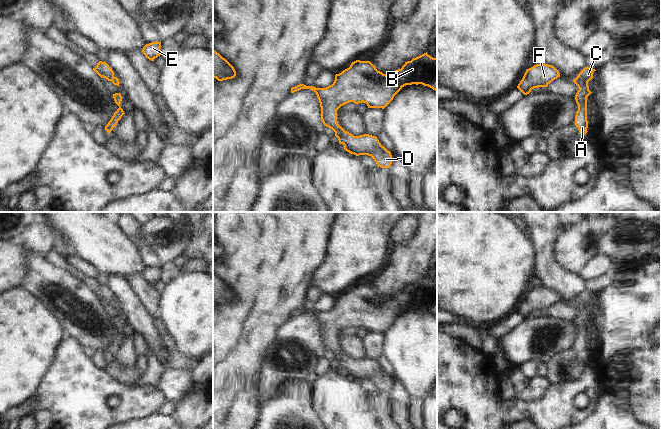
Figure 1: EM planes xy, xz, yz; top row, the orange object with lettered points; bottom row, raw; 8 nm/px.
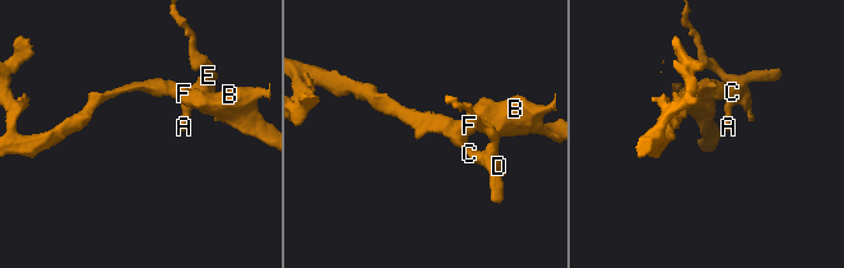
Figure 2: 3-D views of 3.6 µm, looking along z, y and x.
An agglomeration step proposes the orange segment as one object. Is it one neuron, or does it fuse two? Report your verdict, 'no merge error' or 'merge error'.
no merge error

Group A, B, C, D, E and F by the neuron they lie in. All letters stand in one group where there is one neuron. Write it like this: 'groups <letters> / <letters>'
groups A B C D E F

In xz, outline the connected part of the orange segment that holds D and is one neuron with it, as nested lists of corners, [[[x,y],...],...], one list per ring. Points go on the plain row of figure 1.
[[[426,276],[388,299],[378,295],[370,285],[356,284],[335,299],[332,309],[316,312],[299,308],[291,312],[291,317],[301,313],[314,315],[320,327],[323,348],[335,356],[344,374],[356,380],[371,380],[378,391],[389,392],[393,385],[391,376],[376,360],[354,360],[345,355],[338,349],[337,334],[349,326],[363,326],[368,332],[384,333],[404,310],[412,308],[422,308],[437,315],[437,282]]]

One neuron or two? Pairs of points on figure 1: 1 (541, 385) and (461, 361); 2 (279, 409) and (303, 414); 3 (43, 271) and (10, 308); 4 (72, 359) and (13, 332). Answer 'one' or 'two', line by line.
1: two
2: one
3: two
4: two

